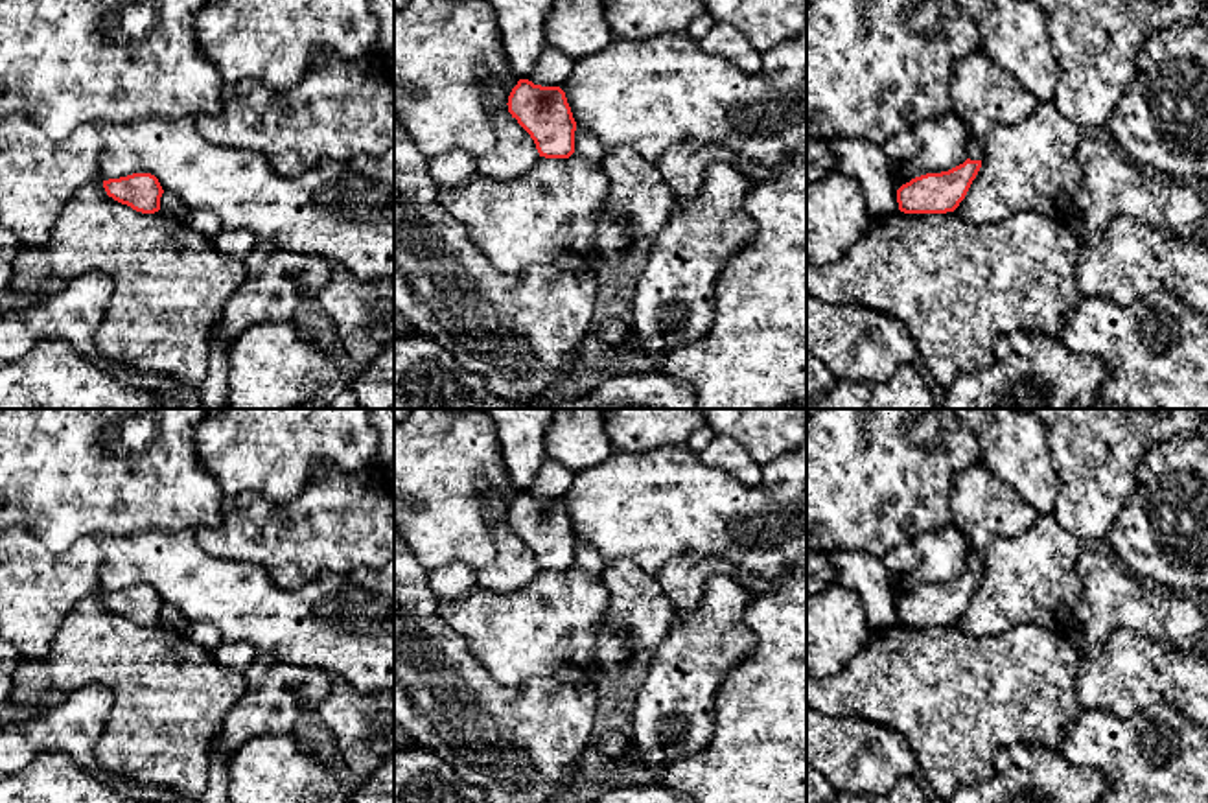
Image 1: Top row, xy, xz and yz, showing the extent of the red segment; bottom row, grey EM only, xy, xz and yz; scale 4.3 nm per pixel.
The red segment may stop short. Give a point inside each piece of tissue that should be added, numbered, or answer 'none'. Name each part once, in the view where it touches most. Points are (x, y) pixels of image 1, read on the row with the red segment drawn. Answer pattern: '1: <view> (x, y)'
1: yz (984, 94)

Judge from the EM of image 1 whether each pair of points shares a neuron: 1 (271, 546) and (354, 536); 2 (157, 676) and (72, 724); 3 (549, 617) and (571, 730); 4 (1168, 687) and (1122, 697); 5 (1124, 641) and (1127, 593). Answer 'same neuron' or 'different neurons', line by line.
1: same neuron
2: different neurons
3: different neurons
4: same neuron
5: different neurons

